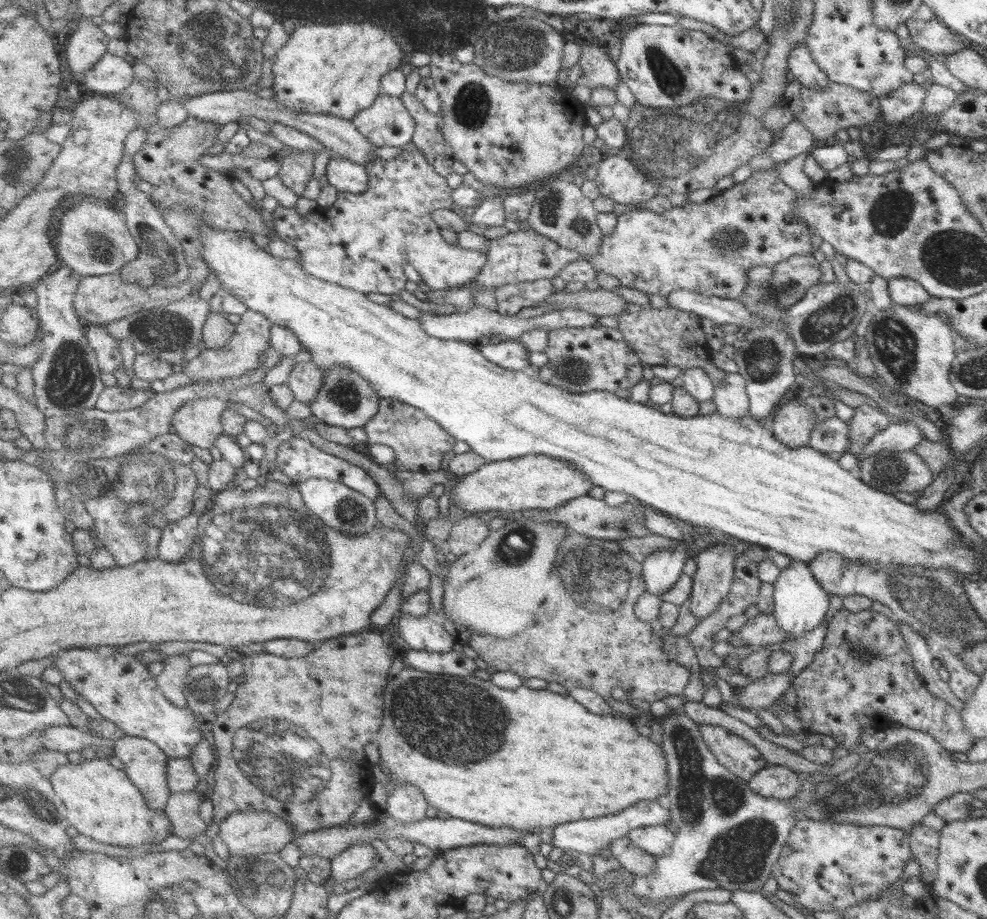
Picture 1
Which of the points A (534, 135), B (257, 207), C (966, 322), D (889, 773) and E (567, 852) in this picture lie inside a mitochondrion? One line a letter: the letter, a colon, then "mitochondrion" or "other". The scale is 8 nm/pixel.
A: other
B: other
C: other
D: mitochondrion
E: other

